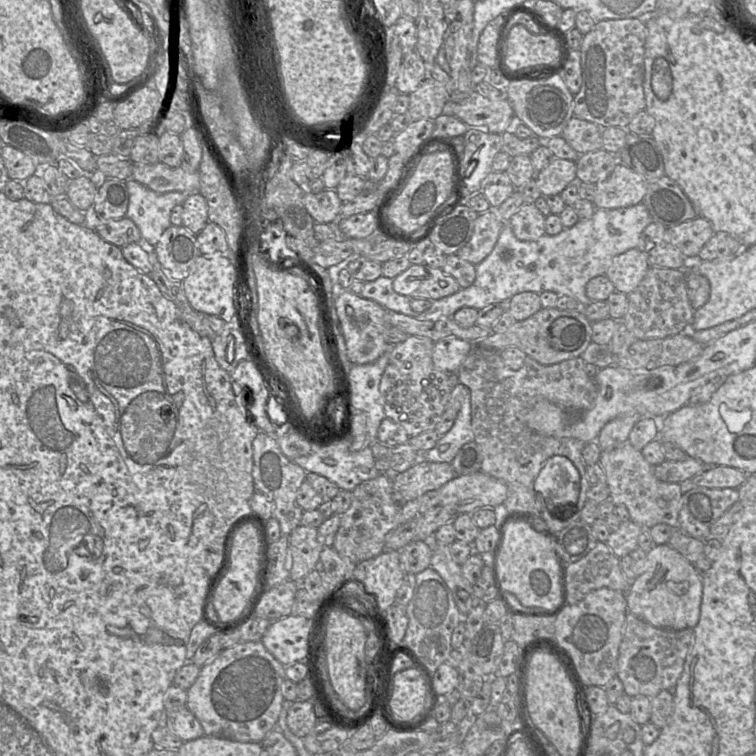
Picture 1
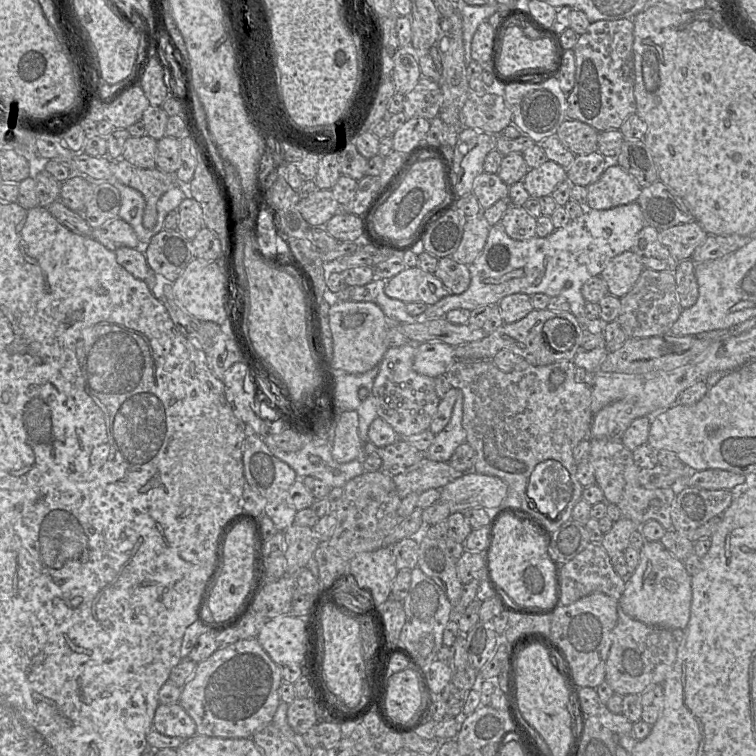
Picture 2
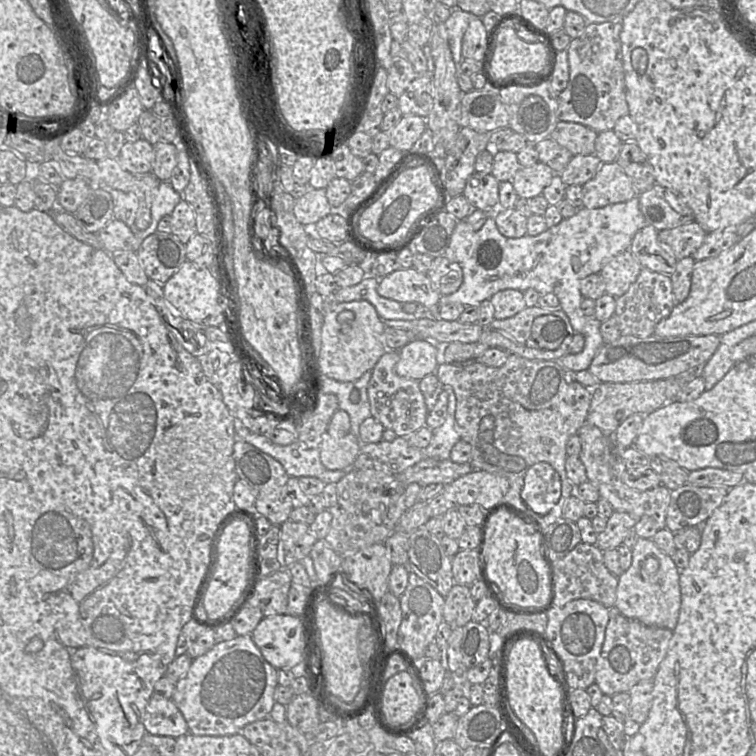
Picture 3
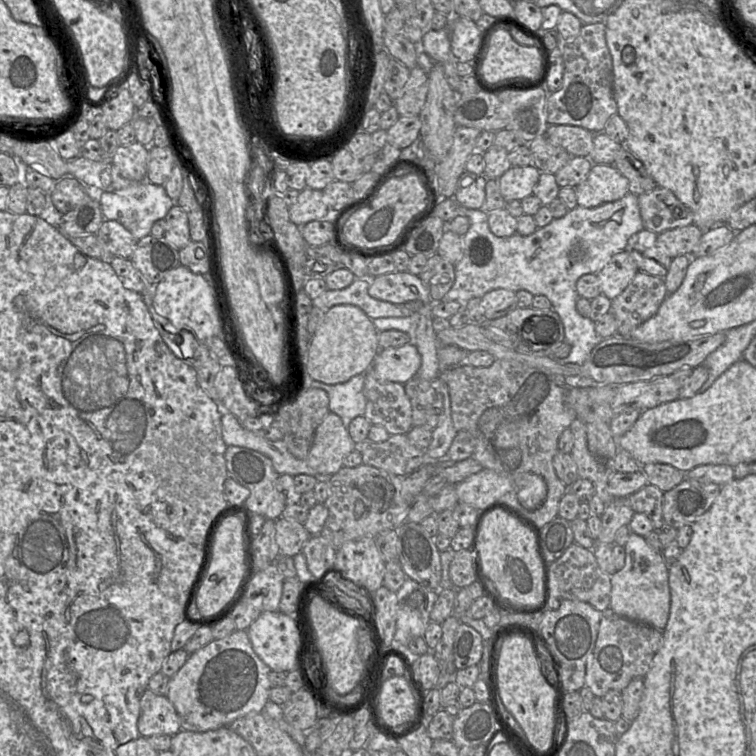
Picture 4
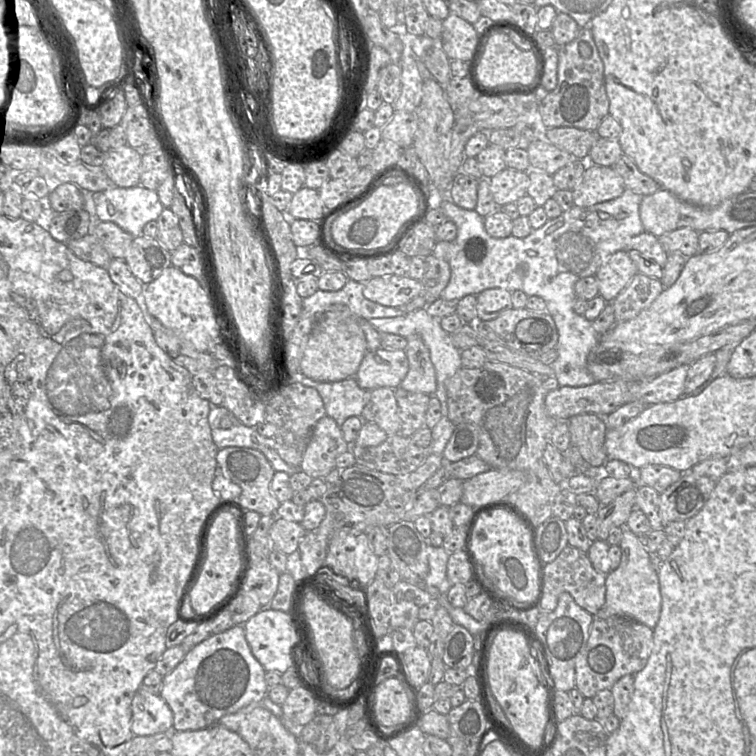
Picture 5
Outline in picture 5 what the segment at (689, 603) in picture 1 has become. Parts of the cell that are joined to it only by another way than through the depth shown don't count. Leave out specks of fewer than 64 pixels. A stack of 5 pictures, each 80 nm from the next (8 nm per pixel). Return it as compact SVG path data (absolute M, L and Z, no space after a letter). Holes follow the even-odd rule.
M626 524L620 528L623 532L619 545L622 557L619 566L606 576L604 608L615 615L631 618L654 628L659 620L662 604L658 571L652 565L650 554L643 548L638 537Z

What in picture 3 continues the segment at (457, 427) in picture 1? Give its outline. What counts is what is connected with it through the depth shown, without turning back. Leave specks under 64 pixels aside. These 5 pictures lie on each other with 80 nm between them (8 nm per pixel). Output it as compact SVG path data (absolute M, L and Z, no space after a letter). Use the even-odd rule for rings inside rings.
M444 385L448 393L447 415L444 423L433 431L429 445L423 449L424 457L433 459L449 459L452 447L461 439L455 430L456 396L451 386Z

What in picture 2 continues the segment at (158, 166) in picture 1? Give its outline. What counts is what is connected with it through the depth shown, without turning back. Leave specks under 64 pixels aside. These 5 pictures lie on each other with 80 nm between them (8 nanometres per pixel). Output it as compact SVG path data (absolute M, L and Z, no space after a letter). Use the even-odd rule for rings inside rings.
M122 157L111 159L111 174L120 183L138 190L145 199L145 208L142 218L143 226L151 230L157 222L157 202L169 189L183 186L175 174L168 174L157 167L146 169L137 167Z

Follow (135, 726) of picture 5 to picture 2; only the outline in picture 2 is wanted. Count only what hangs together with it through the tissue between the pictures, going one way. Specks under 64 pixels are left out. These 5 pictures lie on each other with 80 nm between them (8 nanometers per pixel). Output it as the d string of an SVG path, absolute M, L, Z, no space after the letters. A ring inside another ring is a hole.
M179 703L160 704L153 718L153 730L168 737L187 739L197 734L196 724Z

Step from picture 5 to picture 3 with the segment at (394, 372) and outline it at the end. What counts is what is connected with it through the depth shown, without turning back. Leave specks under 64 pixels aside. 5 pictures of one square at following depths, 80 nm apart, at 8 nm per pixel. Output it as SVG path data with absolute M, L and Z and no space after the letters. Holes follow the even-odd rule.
M414 338L399 350L399 361L395 371L399 376L421 380L435 373L439 365L439 350L441 345L420 338Z

